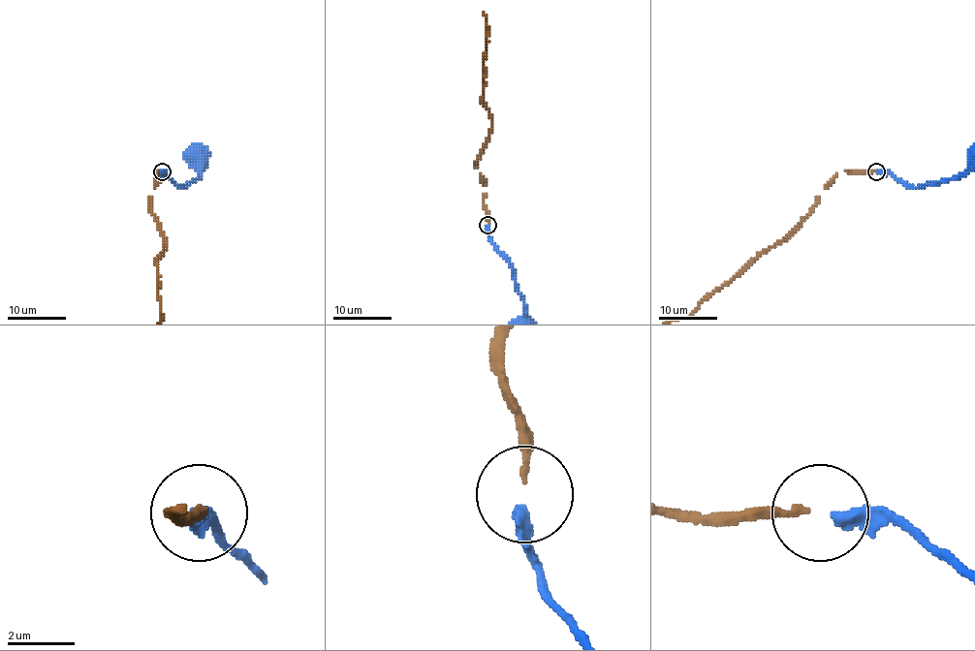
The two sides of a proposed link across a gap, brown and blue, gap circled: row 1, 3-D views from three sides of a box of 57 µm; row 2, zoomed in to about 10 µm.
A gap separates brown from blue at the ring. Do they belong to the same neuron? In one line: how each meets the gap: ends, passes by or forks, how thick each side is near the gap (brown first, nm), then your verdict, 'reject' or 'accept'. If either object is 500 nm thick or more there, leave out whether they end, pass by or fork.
brown ends; blue ends; calibres 200 and 400 nm; accept

